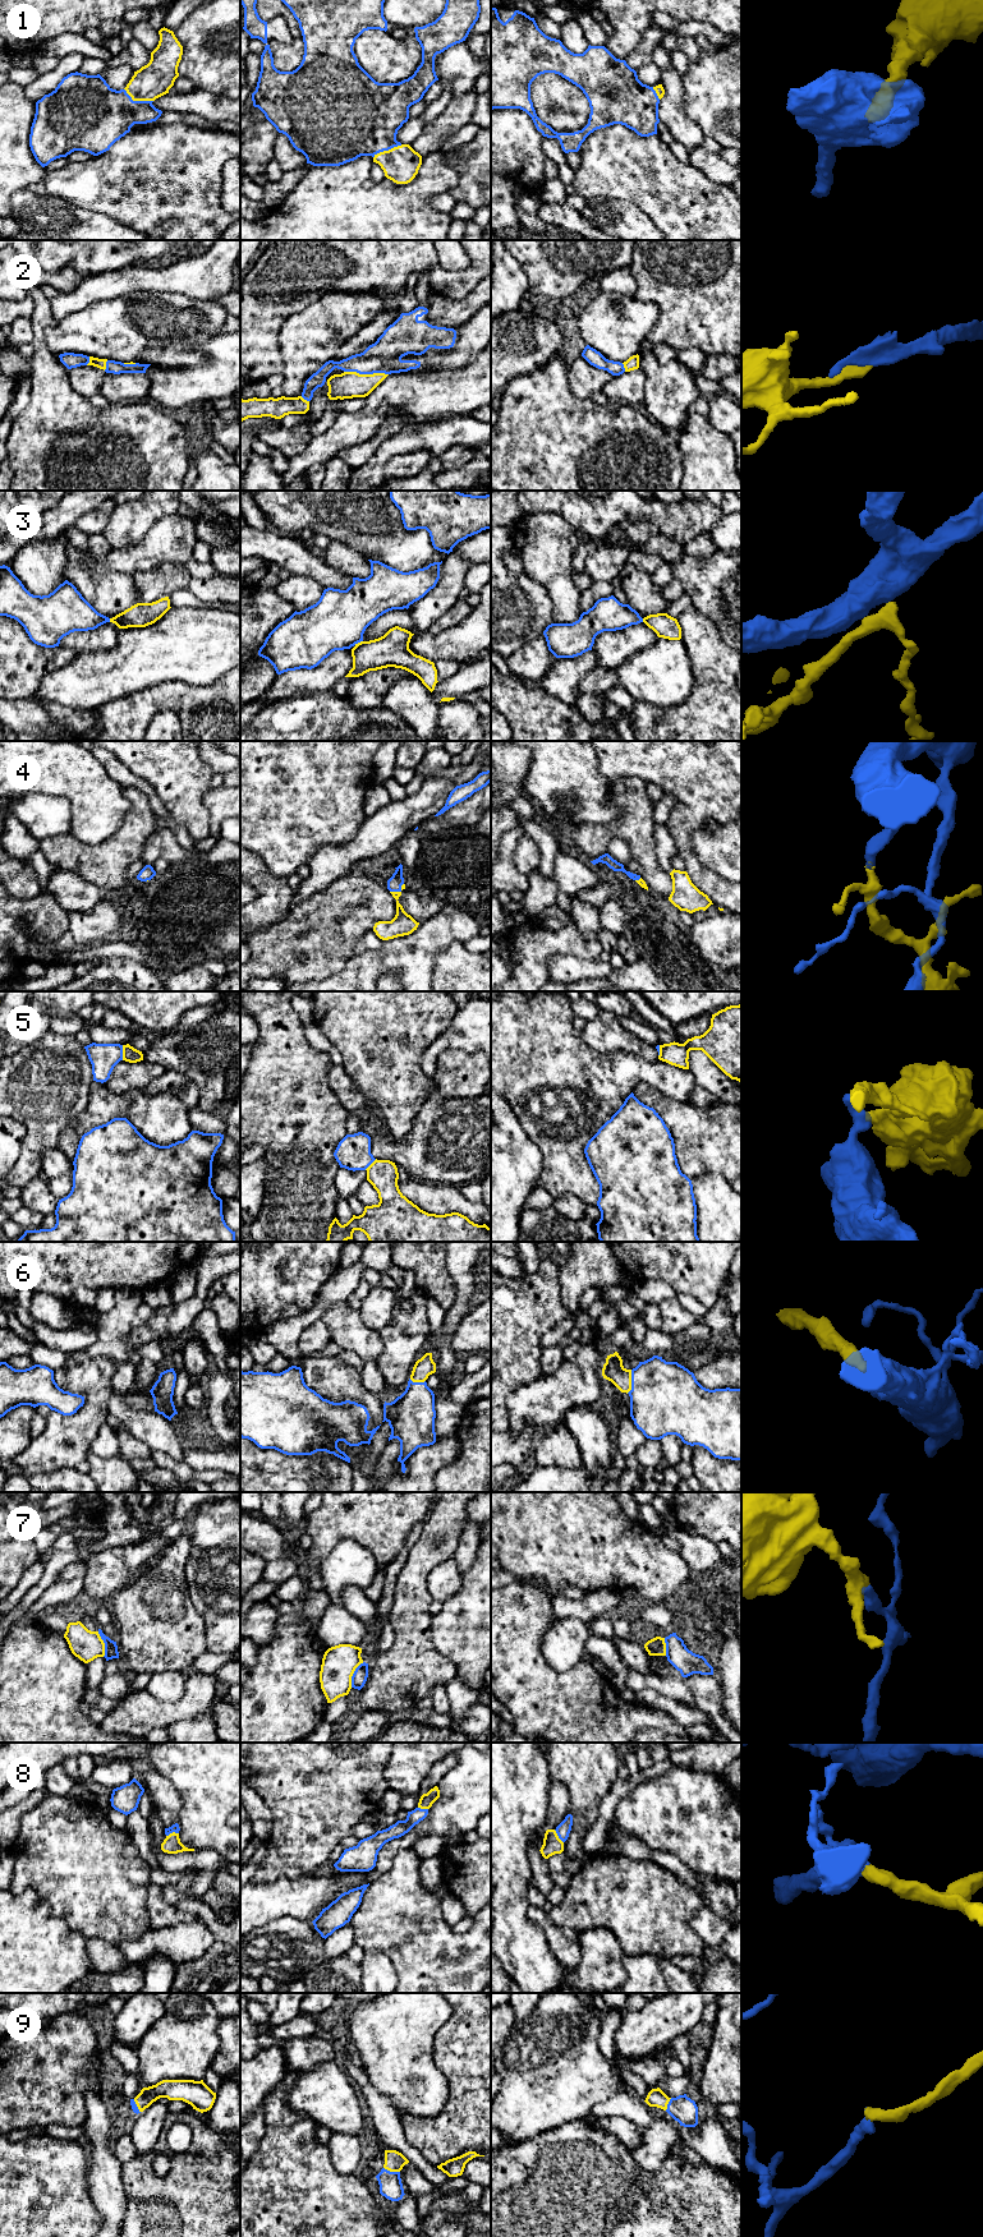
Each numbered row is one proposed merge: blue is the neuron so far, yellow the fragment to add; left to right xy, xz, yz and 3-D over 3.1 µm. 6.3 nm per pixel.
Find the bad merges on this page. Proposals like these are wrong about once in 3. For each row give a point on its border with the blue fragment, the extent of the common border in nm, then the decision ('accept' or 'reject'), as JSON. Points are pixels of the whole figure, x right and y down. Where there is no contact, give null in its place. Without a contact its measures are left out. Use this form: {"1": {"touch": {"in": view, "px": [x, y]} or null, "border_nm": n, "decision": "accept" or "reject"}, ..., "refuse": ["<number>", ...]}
{"1": {"touch": {"in": "xy", "px": [137, 101]}, "border_nm": 200, "decision": "accept"}, "2": {"touch": {"in": "xz", "px": [366, 373]}, "border_nm": 280, "decision": "accept"}, "3": {"touch": {"in": "xz", "px": [358, 641]}, "border_nm": 60, "decision": "reject"}, "4": {"touch": {"in": "xz", "px": [398, 891]}, "border_nm": 110, "decision": "accept"}, "5": {"touch": {"in": "xy", "px": [122, 1053]}, "border_nm": 100, "decision": "reject"}, "6": {"touch": {"in": "yz", "px": [632, 1381]}, "border_nm": 160, "decision": "accept"}, "7": {"touch": {"in": "xz", "px": [353, 1674]}, "border_nm": 180, "decision": "reject"}, "8": {"touch": {"in": "yz", "px": [557, 1835]}, "border_nm": 110, "decision": "accept"}, "9": {"touch": {"in": "xz", "px": [391, 2172]}, "border_nm": 110, "decision": "accept"}, "refuse": ["3", "5", "7"]}

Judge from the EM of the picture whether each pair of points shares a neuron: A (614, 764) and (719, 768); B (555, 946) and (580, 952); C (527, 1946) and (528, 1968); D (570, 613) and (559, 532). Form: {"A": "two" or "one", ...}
{"A": "one", "B": "one", "C": "one", "D": "one"}

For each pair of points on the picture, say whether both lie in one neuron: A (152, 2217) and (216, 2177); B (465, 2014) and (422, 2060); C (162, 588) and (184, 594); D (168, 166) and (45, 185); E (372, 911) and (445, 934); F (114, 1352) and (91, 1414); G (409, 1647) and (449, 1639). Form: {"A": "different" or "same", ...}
{"A": "same", "B": "different", "C": "different", "D": "same", "E": "different", "F": "different", "G": "different"}

